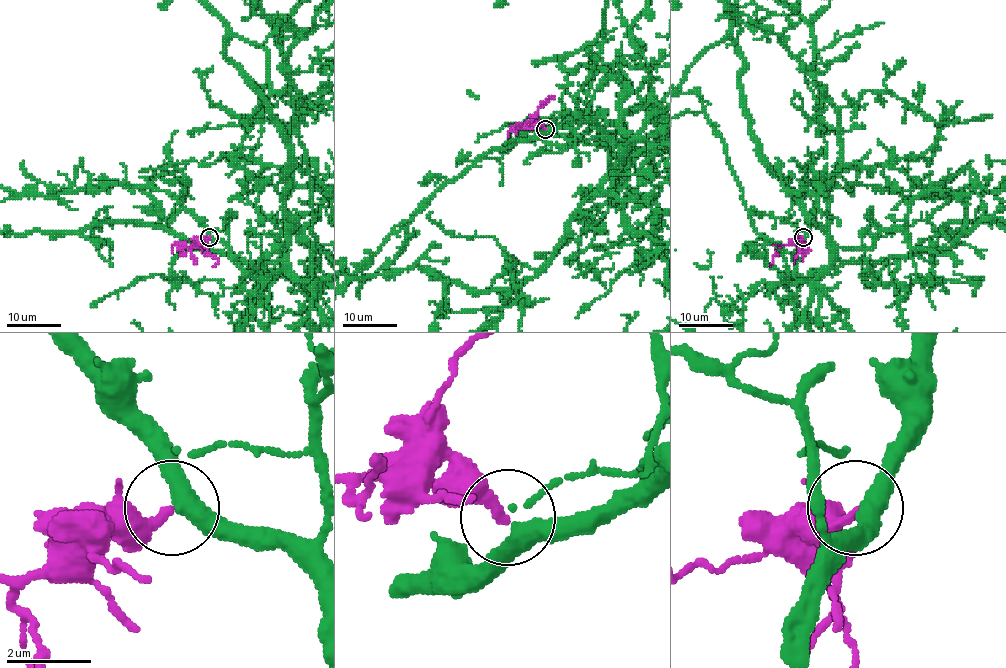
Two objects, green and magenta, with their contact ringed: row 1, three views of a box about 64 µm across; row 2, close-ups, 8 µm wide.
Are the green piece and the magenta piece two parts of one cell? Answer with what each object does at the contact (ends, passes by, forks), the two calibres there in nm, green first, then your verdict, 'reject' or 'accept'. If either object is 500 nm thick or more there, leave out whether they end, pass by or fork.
green passes by; magenta ends there; 420 nm thick on the green side, 240 nm on the other; accept

